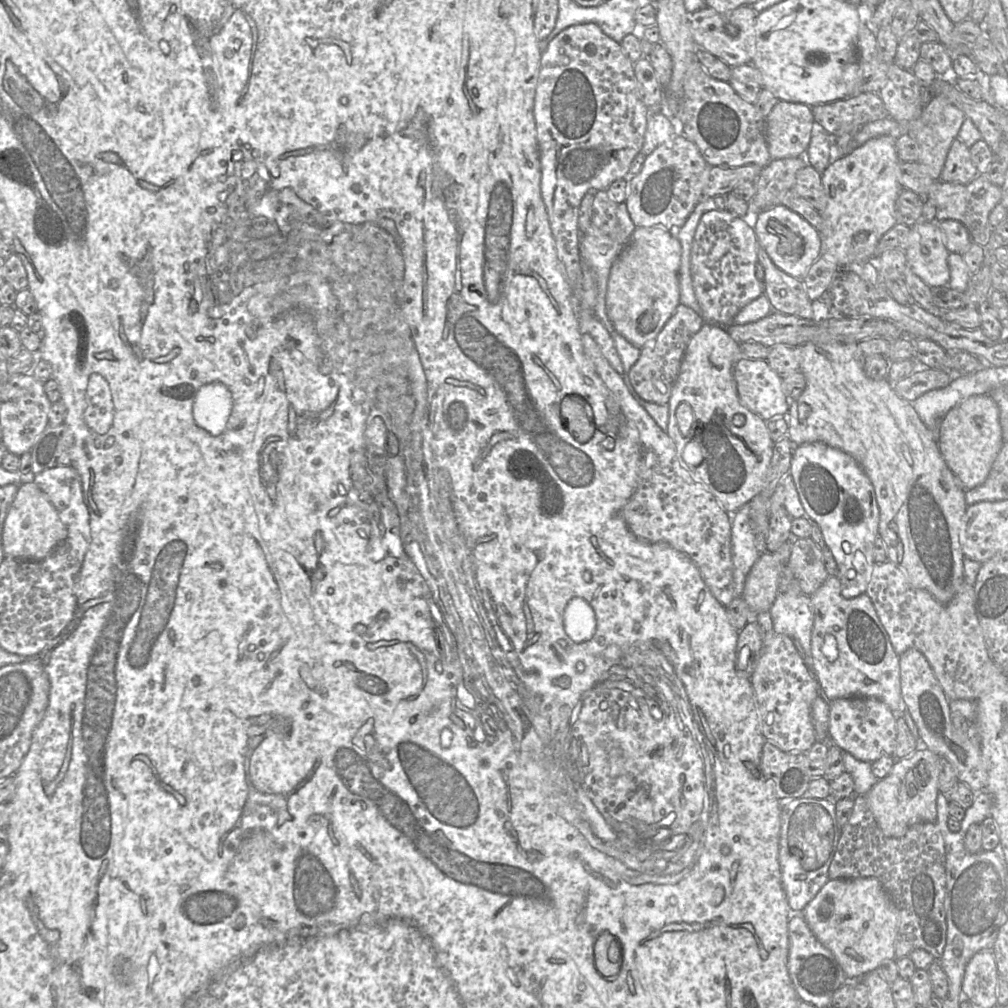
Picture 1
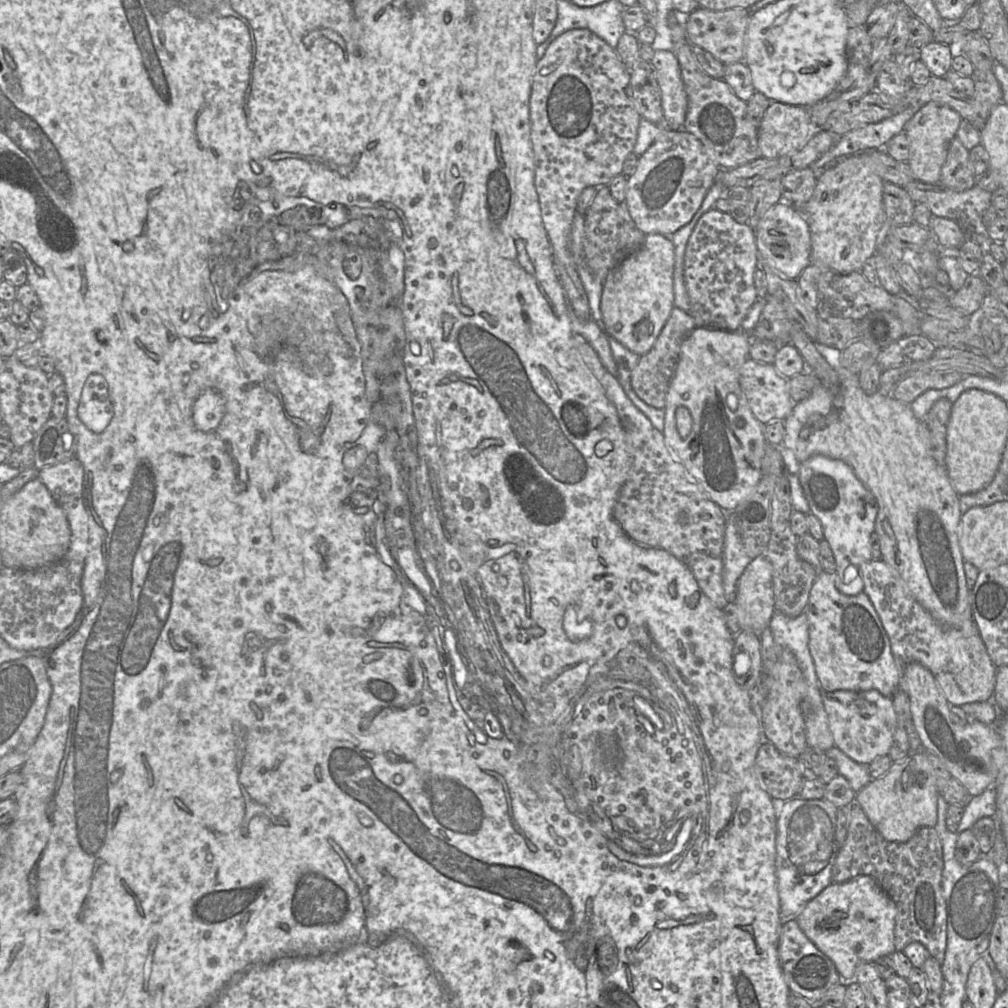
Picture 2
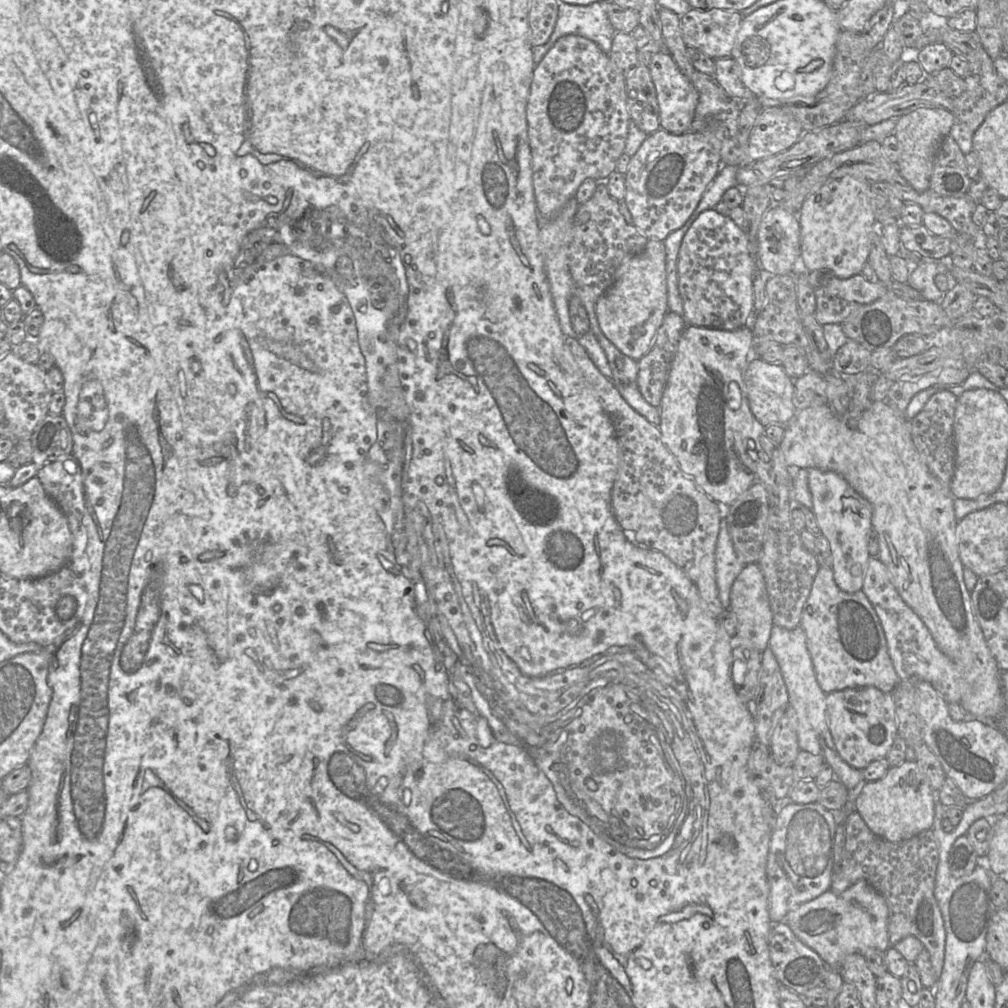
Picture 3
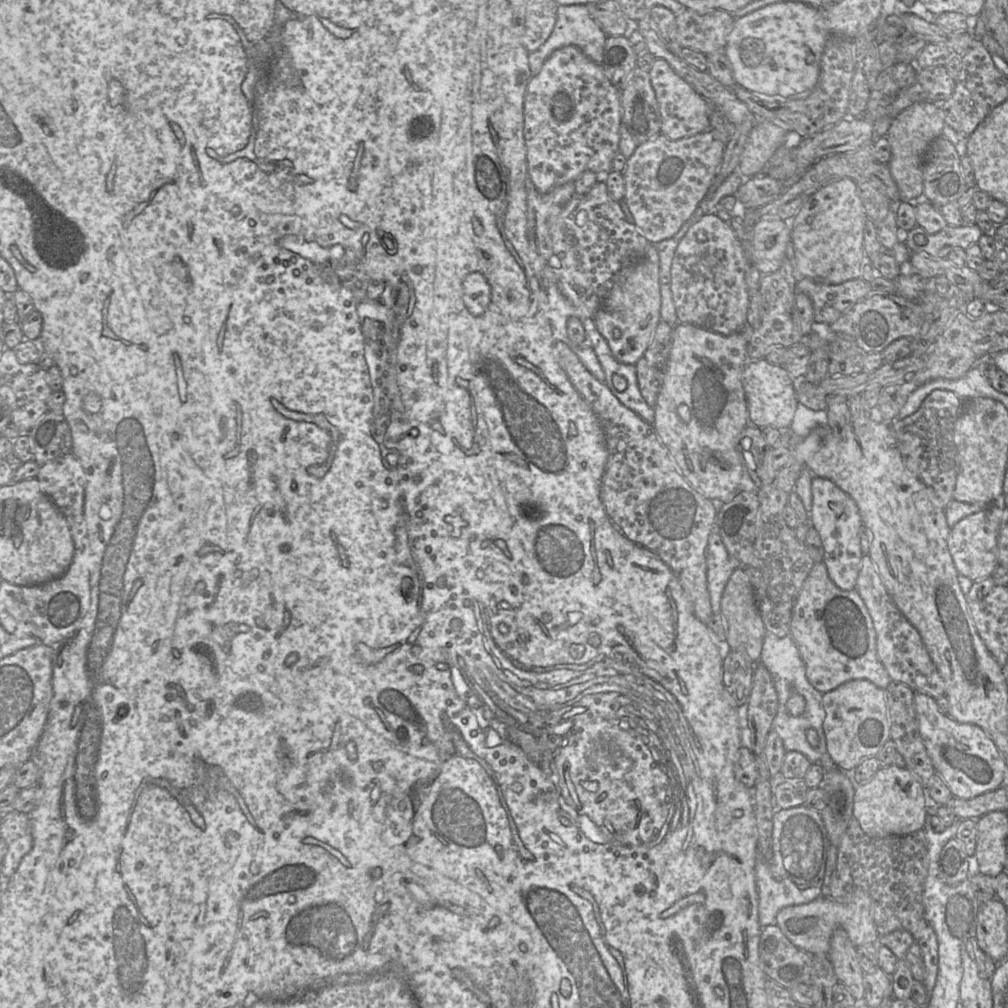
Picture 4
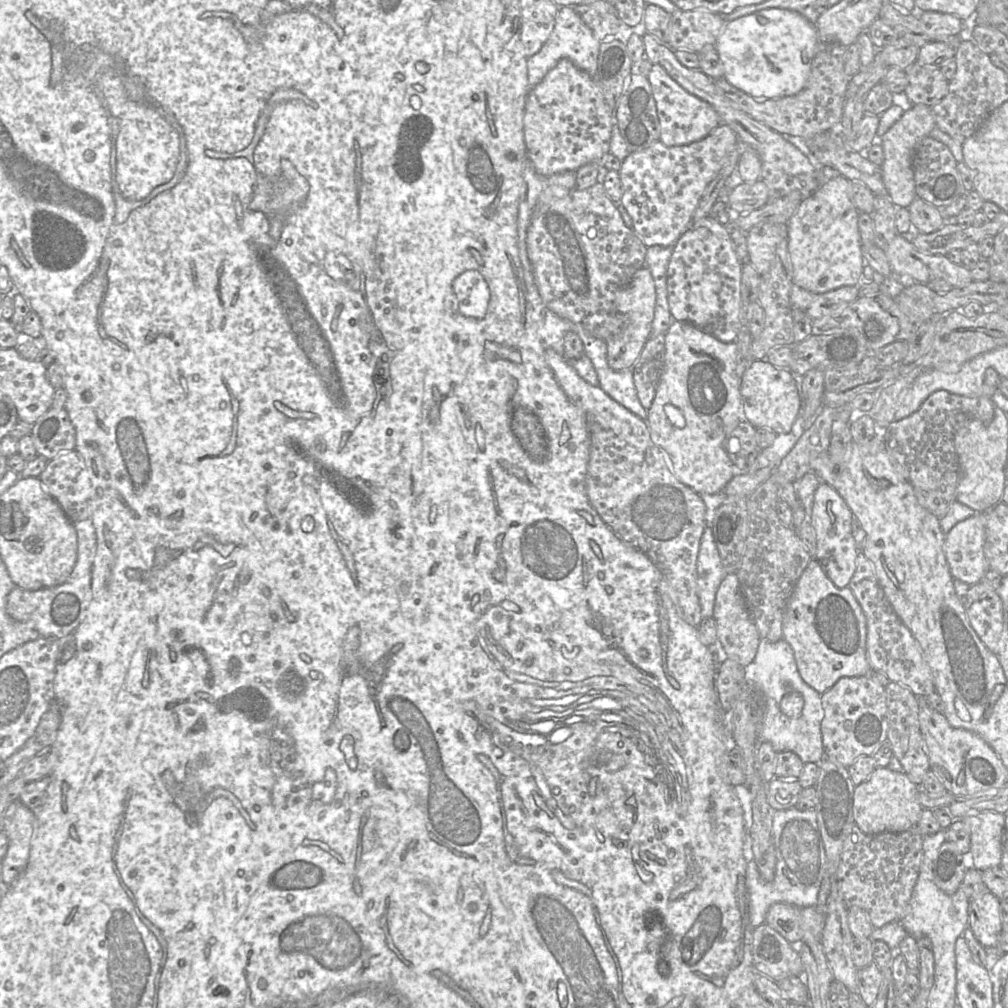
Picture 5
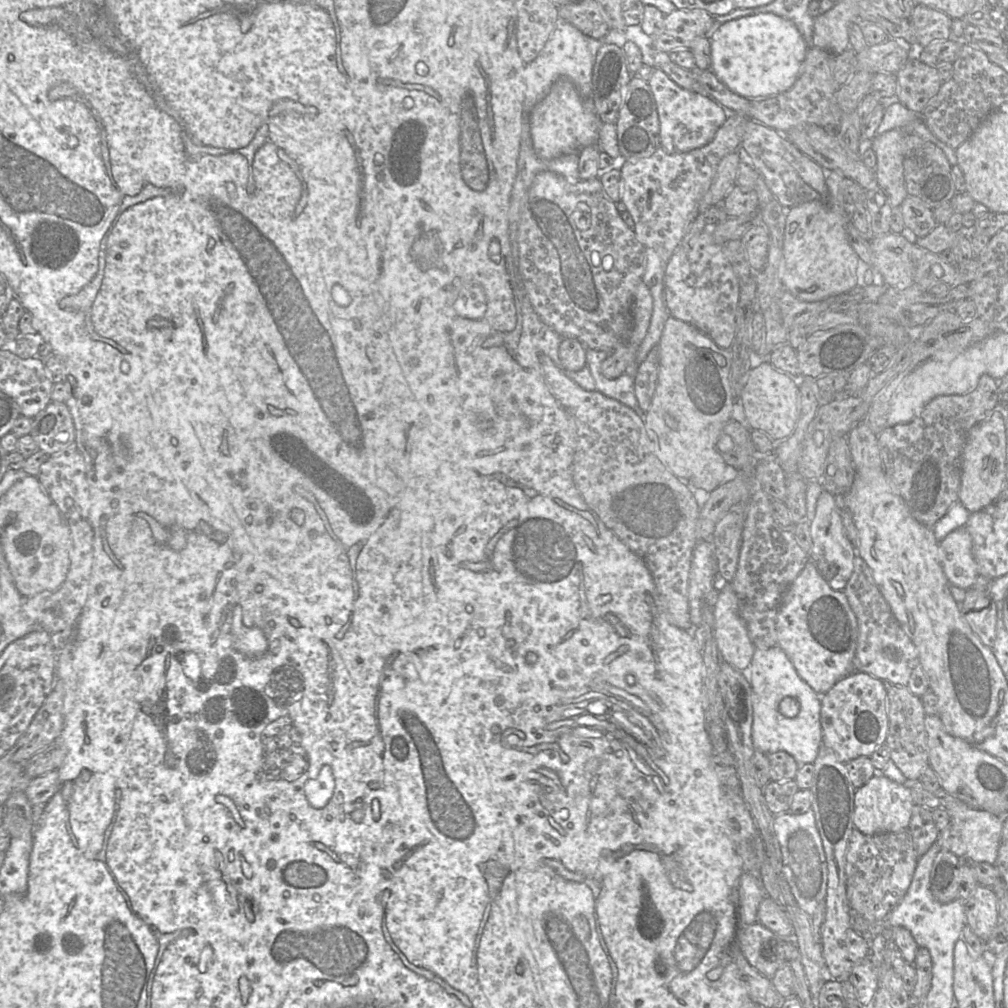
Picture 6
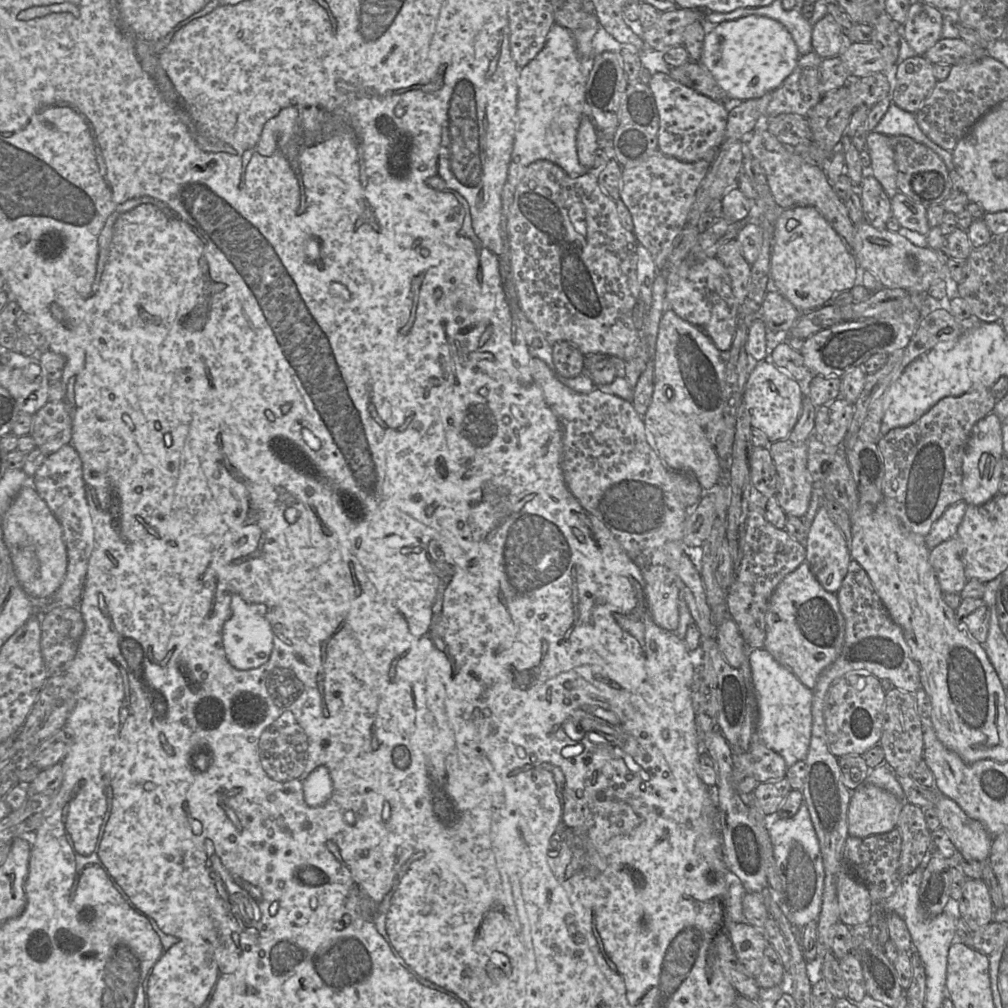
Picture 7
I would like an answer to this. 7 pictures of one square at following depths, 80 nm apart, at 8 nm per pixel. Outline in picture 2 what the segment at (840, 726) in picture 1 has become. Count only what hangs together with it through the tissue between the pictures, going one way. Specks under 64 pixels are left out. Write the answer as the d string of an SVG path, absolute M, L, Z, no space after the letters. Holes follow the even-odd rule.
M874 689L838 690L822 691L822 700L834 746L853 761L863 765L869 765L877 757L888 756L897 729L897 716L891 697L886 697Z

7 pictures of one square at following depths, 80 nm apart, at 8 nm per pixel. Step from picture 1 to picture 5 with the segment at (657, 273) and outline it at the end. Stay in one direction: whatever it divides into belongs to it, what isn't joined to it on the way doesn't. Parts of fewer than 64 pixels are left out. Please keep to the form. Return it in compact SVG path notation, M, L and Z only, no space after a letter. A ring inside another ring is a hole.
M645 266L635 272L627 286L621 289L615 299L617 311L622 314L622 329L607 338L607 363L612 370L632 369L646 342L651 336L656 304L656 290L653 277Z

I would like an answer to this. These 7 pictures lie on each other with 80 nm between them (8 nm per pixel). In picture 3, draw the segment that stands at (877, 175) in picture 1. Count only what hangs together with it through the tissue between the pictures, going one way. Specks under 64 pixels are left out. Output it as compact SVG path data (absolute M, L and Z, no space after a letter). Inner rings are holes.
M851 176L831 180L806 198L797 217L806 269L828 269L840 279L862 273L870 252L869 235L876 222L870 204L870 182Z

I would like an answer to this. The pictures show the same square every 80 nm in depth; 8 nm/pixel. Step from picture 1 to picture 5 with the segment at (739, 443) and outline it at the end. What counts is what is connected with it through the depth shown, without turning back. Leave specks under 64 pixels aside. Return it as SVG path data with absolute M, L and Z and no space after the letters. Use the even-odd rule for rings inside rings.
M673 320L665 333L663 369L645 420L653 442L666 457L678 480L701 495L705 502L713 502L714 505L734 476L734 465L724 449L724 441L745 420L740 392L742 377L737 374L737 356L738 346L735 341L721 342L690 323Z

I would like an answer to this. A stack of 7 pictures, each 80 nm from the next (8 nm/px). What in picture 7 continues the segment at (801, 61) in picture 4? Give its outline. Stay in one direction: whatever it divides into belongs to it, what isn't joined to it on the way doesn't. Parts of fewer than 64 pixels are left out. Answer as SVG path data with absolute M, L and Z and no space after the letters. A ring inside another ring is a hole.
M752 15L710 26L699 63L711 72L729 101L742 102L776 90L792 73L799 57L791 34L780 22Z

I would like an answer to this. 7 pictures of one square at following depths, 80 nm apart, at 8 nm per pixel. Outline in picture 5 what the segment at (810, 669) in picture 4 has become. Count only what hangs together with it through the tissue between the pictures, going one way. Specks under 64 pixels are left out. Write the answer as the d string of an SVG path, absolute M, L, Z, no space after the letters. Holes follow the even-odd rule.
M811 558L799 577L787 603L783 618L783 639L791 646L798 672L802 679L818 693L823 694L840 678L873 675L878 682L886 685L889 680L869 666L866 652L867 626L865 615L847 586L837 588L826 575L816 558Z

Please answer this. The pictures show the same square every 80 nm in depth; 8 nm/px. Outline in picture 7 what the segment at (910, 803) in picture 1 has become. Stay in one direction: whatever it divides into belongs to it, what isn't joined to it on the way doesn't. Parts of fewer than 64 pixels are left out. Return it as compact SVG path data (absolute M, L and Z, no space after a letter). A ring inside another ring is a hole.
M863 783L852 791L848 809L849 836L866 838L892 831L903 805L892 793Z

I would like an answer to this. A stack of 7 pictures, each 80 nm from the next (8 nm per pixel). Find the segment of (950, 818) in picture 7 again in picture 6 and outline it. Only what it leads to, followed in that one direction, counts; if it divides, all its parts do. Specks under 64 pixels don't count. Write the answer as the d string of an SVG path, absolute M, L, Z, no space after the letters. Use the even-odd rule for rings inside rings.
M970 807L953 808L947 812L951 816L951 825L960 833L965 844L968 860L994 864L1004 822L988 811Z

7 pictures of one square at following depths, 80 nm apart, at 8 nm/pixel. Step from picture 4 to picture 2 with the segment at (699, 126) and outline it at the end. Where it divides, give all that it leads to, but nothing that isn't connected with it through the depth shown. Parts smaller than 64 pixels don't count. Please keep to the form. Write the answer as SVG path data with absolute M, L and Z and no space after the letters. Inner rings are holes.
M659 49L654 51L650 63L661 90L664 126L673 131L681 130L688 100L678 60L671 50Z

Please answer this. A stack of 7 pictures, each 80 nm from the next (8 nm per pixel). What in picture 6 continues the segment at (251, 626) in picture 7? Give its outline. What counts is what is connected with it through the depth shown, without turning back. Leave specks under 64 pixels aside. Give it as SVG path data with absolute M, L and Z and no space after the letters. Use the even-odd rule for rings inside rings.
M234 601L232 634L236 650L248 657L259 657L268 649L268 640L264 632L256 627L244 624L241 606Z

